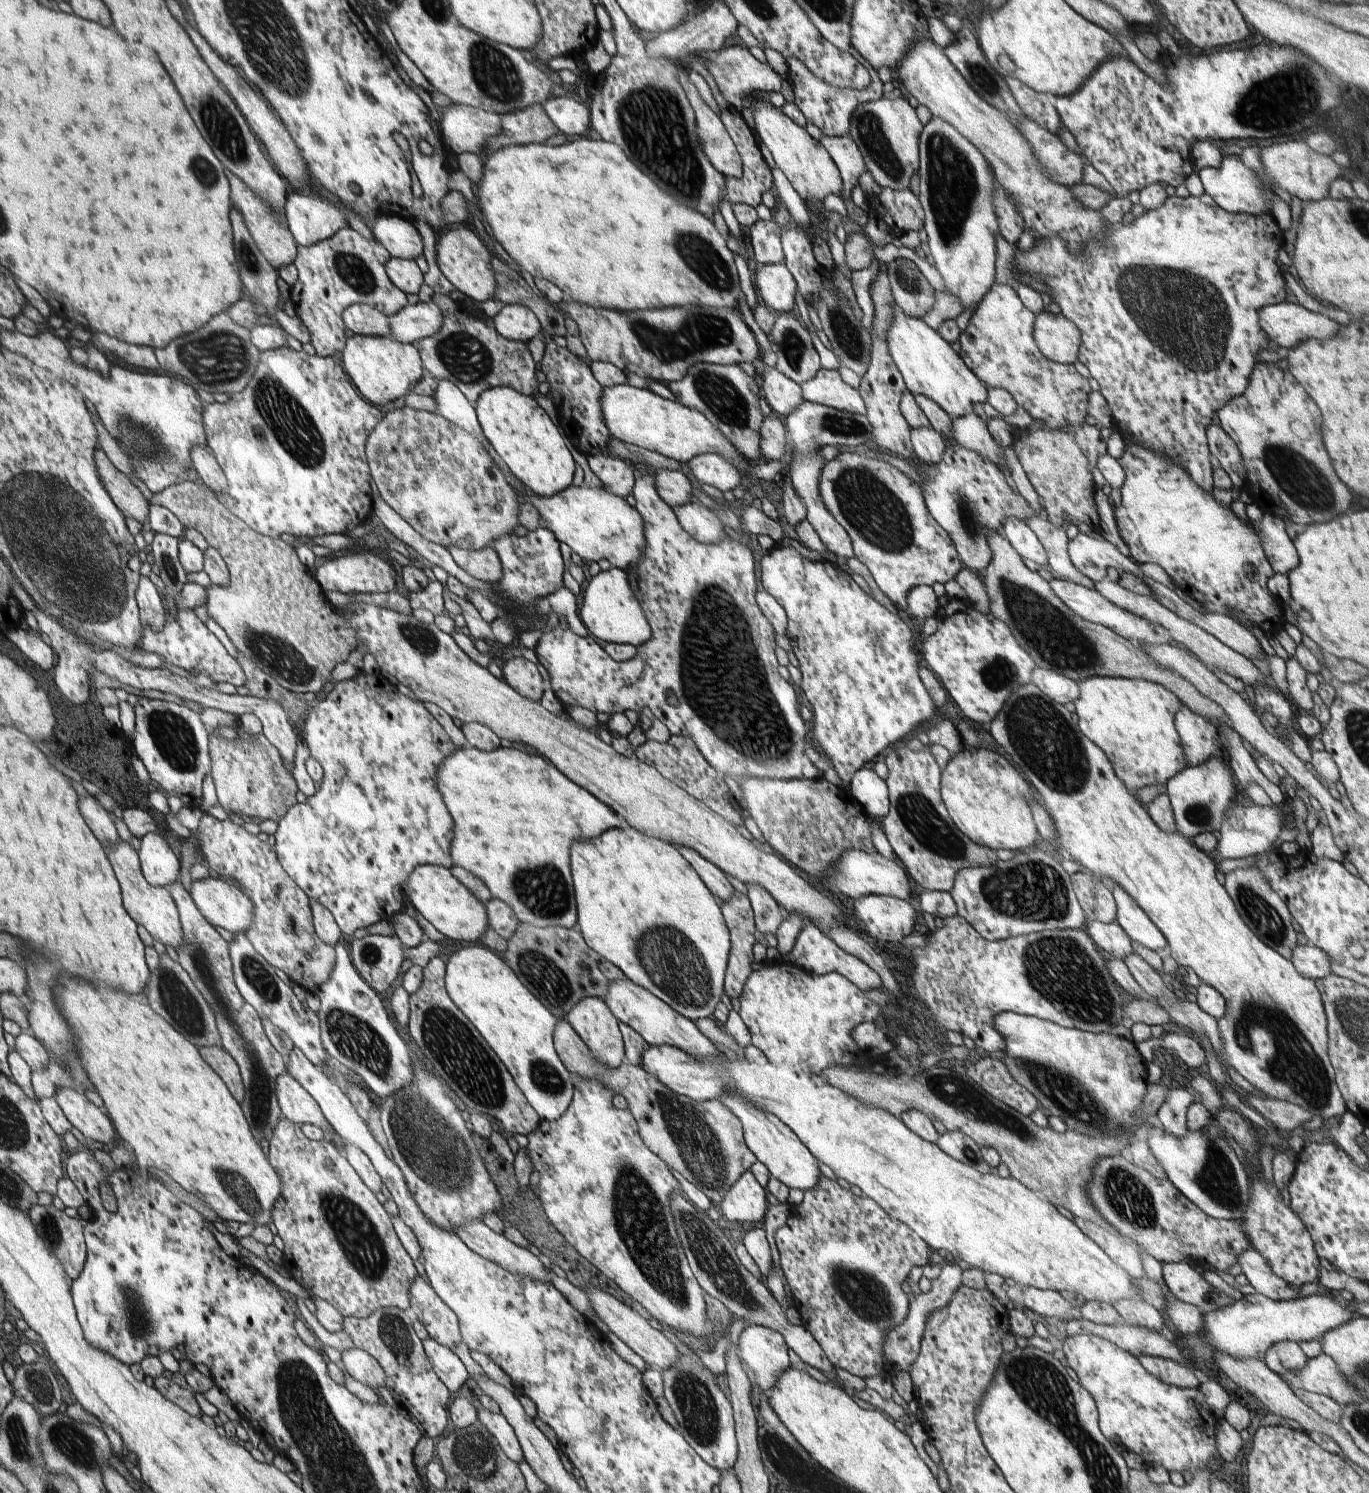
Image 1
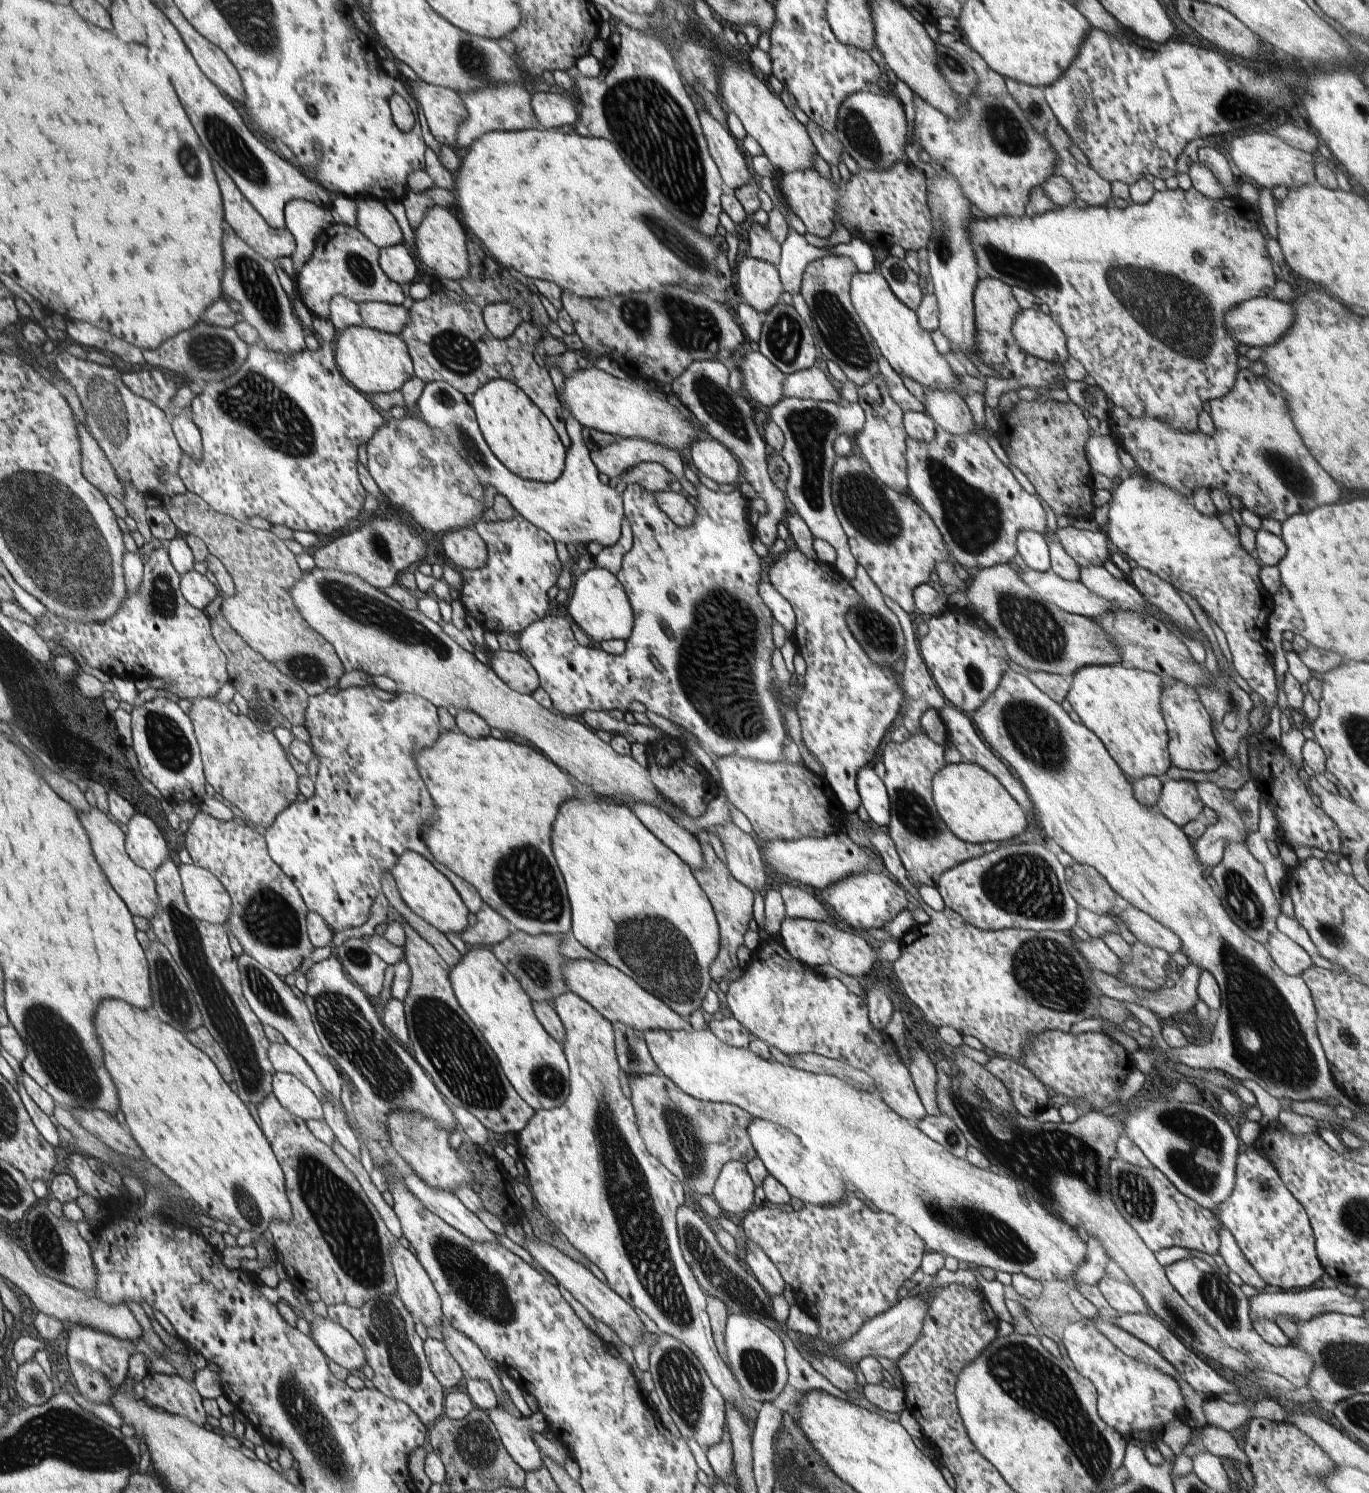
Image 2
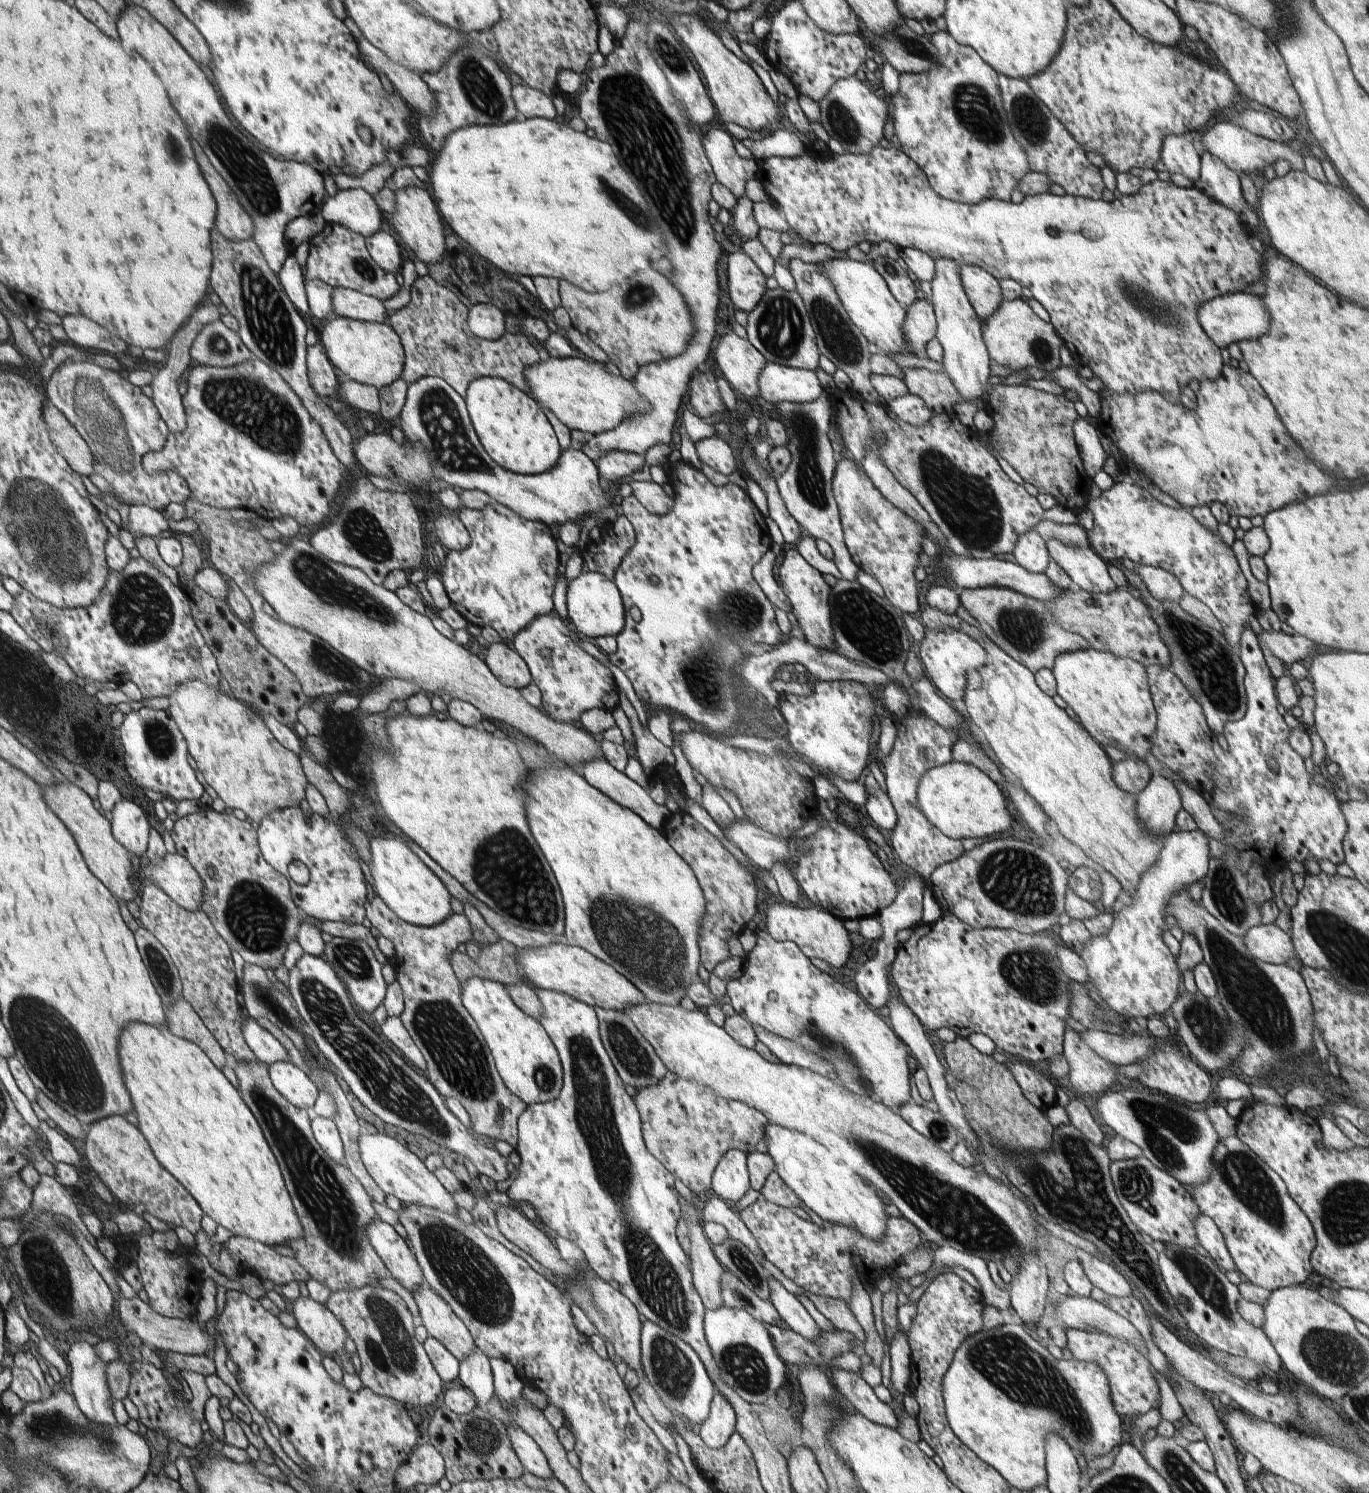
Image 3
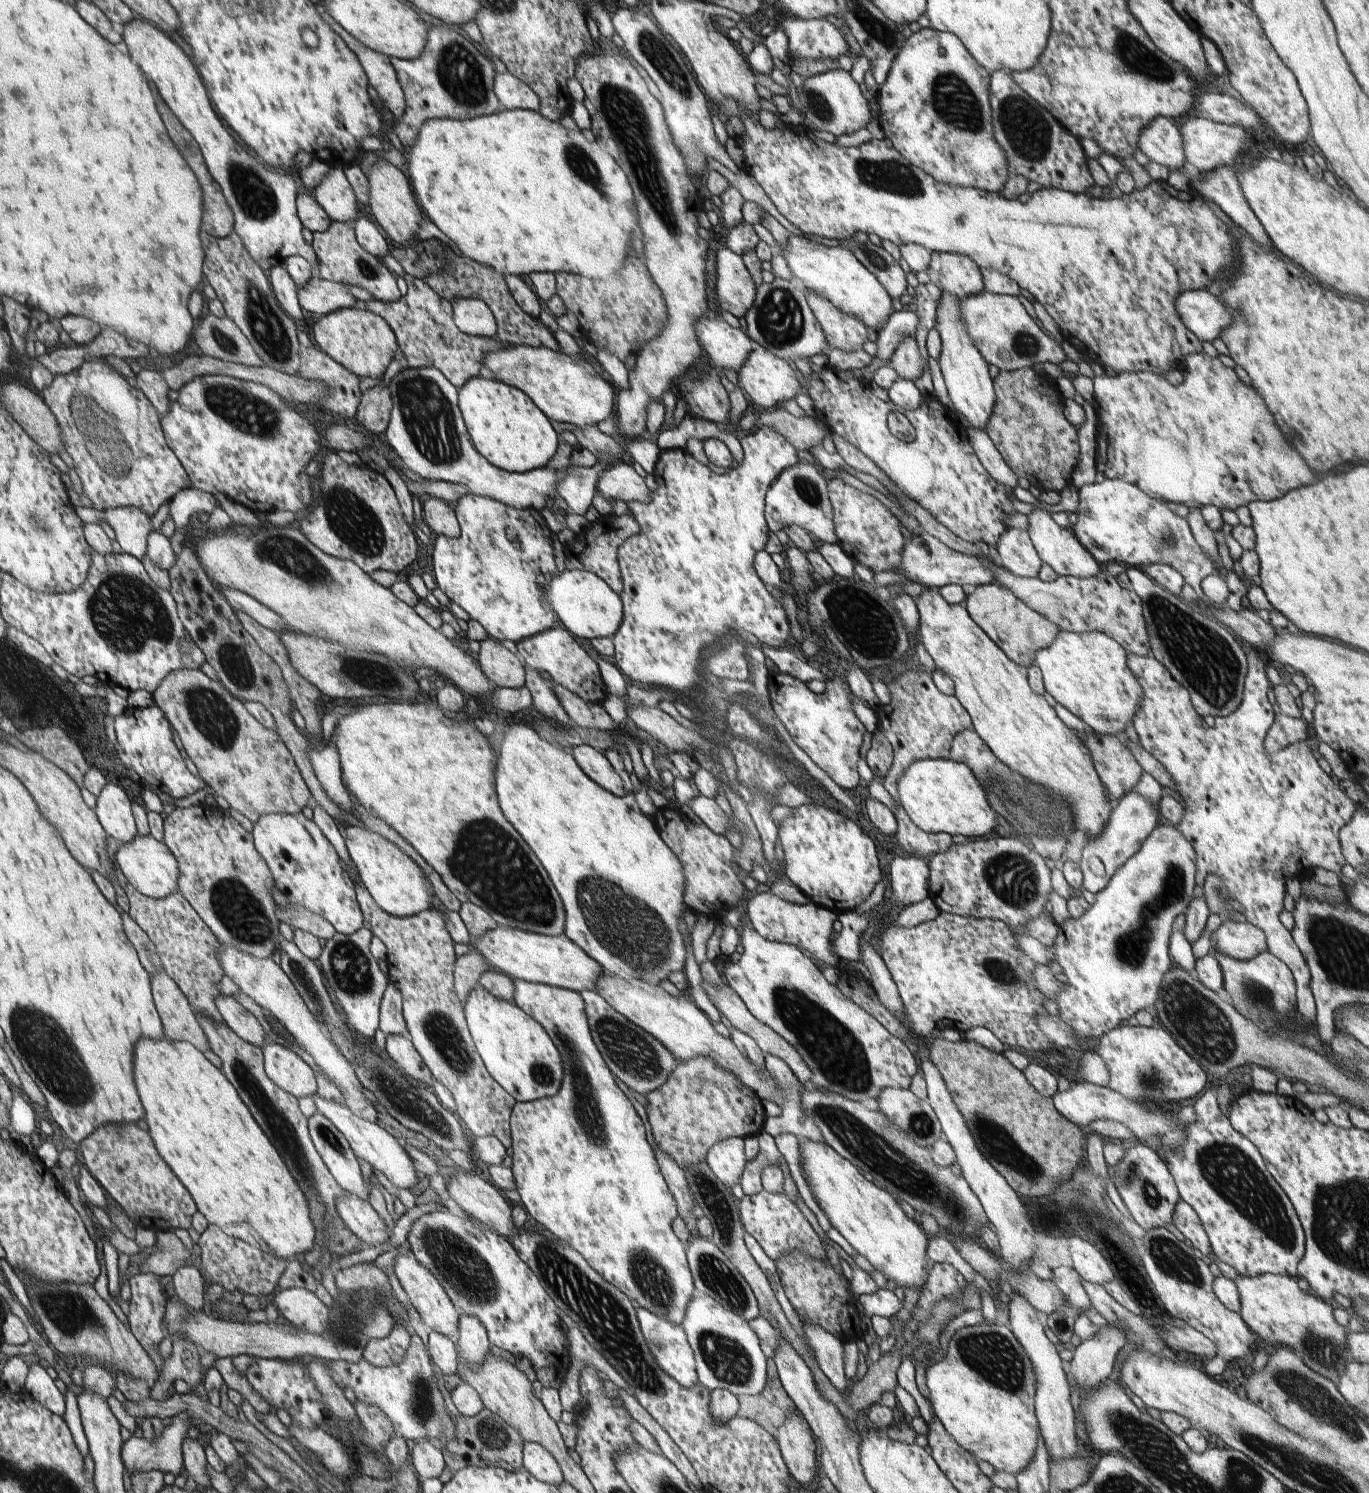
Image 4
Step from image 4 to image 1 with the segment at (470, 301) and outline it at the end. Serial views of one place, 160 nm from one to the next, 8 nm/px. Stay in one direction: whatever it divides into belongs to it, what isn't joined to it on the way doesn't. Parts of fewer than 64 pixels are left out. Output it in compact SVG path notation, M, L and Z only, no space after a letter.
M516 303L502 307L500 313L490 322L496 331L513 341L530 342L543 329L530 308Z

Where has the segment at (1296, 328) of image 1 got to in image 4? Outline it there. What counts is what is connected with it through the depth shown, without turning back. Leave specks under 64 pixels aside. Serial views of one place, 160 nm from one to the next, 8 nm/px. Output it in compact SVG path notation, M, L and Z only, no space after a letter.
M1206 289L1184 291L1175 302L1186 325L1201 341L1214 342L1233 324L1233 312Z

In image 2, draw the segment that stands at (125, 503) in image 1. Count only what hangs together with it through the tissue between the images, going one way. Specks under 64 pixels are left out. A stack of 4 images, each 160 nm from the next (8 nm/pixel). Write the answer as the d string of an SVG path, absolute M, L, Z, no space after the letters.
M77 422L77 431L81 440L81 455L83 456L84 475L92 483L97 486L104 494L110 494L124 502L124 485L116 476L114 467L108 461L104 451L100 449L97 440L91 435L91 432Z

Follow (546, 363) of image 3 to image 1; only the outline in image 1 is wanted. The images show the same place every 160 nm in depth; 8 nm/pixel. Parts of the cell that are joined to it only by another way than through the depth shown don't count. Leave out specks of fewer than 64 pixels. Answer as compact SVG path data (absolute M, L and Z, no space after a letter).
M626 384L603 387L601 403L609 431L622 442L654 450L678 462L690 462L696 456L714 453L731 462L741 473L747 473L751 467L751 463L706 415L684 406L680 401L668 400L654 394L650 389L639 389Z

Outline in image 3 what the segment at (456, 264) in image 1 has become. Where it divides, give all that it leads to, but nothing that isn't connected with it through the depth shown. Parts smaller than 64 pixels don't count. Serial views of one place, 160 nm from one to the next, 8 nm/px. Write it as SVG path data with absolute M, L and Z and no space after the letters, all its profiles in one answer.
M409 187L394 192L396 195L396 212L390 213L389 221L395 226L400 242L404 243L412 258L421 260L428 265L441 263L447 254L446 238L444 238L444 218L435 200L430 198L426 189Z

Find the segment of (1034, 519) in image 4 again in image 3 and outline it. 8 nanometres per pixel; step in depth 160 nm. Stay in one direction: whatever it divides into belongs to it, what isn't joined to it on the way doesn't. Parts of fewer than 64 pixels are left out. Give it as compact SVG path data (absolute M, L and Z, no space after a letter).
M1047 540L1052 561L1056 561L1073 578L1076 588L1091 593L1111 593L1117 588L1108 573L1107 562L1091 547L1065 545Z

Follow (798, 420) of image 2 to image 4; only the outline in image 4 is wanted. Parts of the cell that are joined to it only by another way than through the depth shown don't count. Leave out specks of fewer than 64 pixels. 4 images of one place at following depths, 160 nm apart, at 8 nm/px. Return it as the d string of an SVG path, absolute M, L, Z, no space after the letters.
M804 460L783 470L776 480L768 487L765 494L765 517L769 530L776 532L788 525L798 525L818 542L838 544L839 540L835 533L833 519L833 506L829 499L827 487L828 477L826 469L816 462L811 464Z

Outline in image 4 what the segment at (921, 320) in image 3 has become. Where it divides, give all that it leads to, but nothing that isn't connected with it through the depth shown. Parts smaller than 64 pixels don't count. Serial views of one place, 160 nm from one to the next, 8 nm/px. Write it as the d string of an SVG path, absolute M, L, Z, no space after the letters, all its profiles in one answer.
M896 311L877 334L878 354L874 357L888 360L901 341L908 337L915 339L919 322L916 311Z

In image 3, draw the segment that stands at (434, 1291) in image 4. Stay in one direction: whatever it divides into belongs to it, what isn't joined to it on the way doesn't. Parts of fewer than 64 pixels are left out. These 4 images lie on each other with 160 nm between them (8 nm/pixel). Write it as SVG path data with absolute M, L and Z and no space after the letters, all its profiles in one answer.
M426 1282L412 1294L428 1336L441 1342L459 1362L468 1358L475 1349L475 1342L466 1325L454 1314L453 1308Z

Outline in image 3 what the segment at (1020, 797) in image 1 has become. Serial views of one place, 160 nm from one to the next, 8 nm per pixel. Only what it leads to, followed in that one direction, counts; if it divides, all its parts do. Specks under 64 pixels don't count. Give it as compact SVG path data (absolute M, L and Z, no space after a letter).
M952 760L927 770L920 779L917 795L927 819L955 841L988 838L1012 826L1014 818L1004 790L983 770L968 763Z

